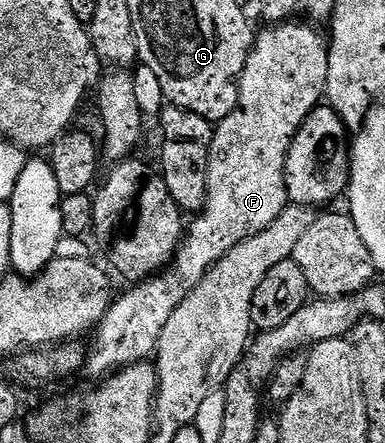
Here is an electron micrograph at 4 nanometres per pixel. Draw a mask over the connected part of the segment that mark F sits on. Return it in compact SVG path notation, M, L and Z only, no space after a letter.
M273 23L256 34L253 49L249 52L247 63L243 67L243 75L241 76L241 90L239 91L239 99L235 111L231 111L231 115L227 115L227 119L216 122L213 131L213 142L211 143L211 151L209 152L209 170L207 171L207 199L205 200L205 208L196 214L188 222L187 232L174 253L171 264L160 275L148 277L146 281L136 282L125 294L118 296L113 304L109 306L107 315L102 319L100 325L95 330L97 338L93 341L93 349L88 350L84 376L97 377L93 379L104 379L110 373L116 373L119 369L126 369L128 365L138 365L141 361L149 361L156 354L157 344L159 343L159 335L163 335L163 327L167 327L167 319L171 319L171 315L175 315L175 307L179 307L179 303L183 303L183 299L187 299L187 295L191 295L191 291L195 291L197 284L203 279L203 275L215 263L219 263L219 259L223 259L223 255L230 253L235 247L239 247L239 243L243 243L247 239L251 239L255 235L259 235L259 231L267 231L267 227L271 227L271 223L275 223L275 219L279 219L279 215L283 215L285 208L290 205L289 192L287 191L287 183L285 182L285 157L289 153L291 143L297 136L299 127L311 115L311 111L318 108L322 104L325 96L325 84L327 83L327 59L329 58L329 47L324 36L321 37L316 33L314 26L309 23Z

